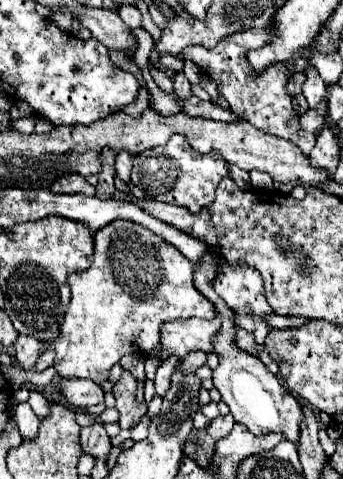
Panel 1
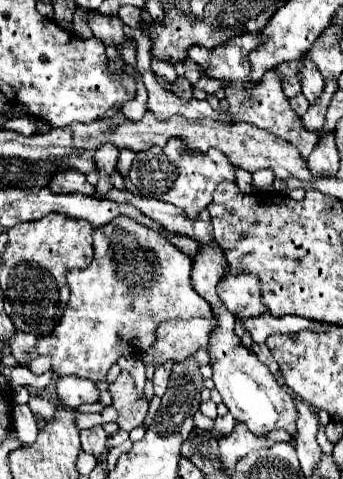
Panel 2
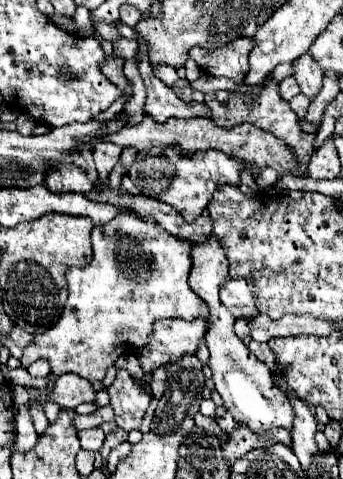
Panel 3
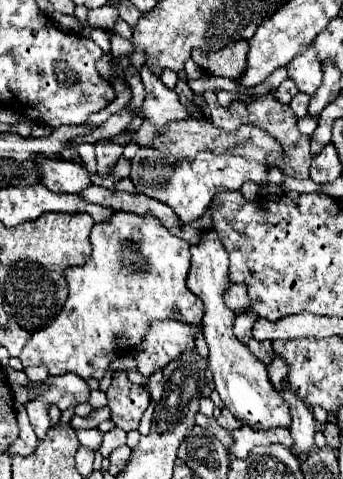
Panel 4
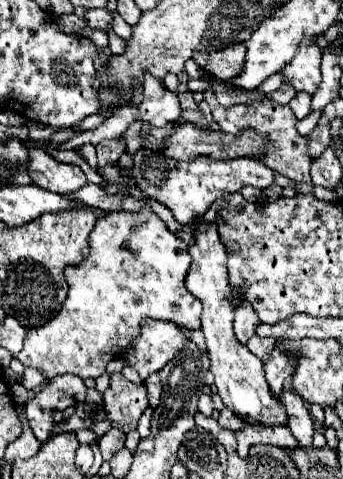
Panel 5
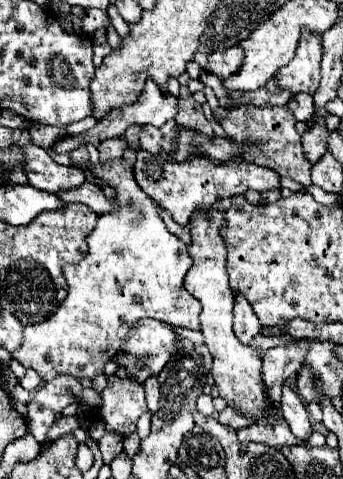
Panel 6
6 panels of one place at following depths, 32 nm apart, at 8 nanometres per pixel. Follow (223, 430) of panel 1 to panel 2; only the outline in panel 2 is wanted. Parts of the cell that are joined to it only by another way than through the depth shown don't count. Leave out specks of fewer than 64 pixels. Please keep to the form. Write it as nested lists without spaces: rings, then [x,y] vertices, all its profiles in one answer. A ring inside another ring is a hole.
[[[226,414],[226,416],[218,416],[214,420],[214,428],[210,430],[210,434],[214,438],[220,438],[220,436],[226,436],[232,432],[232,428],[236,426],[236,420],[232,420],[232,414]]]

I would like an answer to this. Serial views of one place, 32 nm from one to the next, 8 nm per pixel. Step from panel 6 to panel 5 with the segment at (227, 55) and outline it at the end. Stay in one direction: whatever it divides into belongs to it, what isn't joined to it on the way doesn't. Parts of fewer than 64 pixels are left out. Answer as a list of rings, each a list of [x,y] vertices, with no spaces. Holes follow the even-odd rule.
[[[230,44],[224,50],[214,54],[214,76],[216,78],[232,78],[244,70],[244,44]]]

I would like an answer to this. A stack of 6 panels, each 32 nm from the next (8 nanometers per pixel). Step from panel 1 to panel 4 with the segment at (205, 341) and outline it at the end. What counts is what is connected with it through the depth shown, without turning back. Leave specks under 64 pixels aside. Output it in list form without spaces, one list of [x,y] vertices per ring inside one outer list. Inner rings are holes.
[[[154,320],[144,344],[132,352],[138,362],[138,372],[150,376],[176,360],[182,352],[194,350],[196,334],[202,332],[202,324],[184,324],[180,320]]]

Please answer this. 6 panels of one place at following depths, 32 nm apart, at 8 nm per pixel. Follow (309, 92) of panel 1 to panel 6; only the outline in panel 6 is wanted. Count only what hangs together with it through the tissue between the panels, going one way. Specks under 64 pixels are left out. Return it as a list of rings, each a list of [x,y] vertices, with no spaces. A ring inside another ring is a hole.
[[[304,32],[294,58],[284,68],[280,68],[280,72],[276,72],[280,88],[288,86],[294,94],[316,92],[320,84],[320,56],[322,56],[320,42],[322,42],[320,34]]]

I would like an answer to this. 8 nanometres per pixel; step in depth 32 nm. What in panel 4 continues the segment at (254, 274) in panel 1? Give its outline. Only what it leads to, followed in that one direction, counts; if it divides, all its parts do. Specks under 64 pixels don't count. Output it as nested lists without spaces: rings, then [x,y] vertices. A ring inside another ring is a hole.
[[[230,282],[228,290],[222,296],[224,296],[224,304],[228,304],[228,308],[232,308],[232,312],[236,316],[252,308],[252,300],[248,296],[248,286],[246,284]]]

